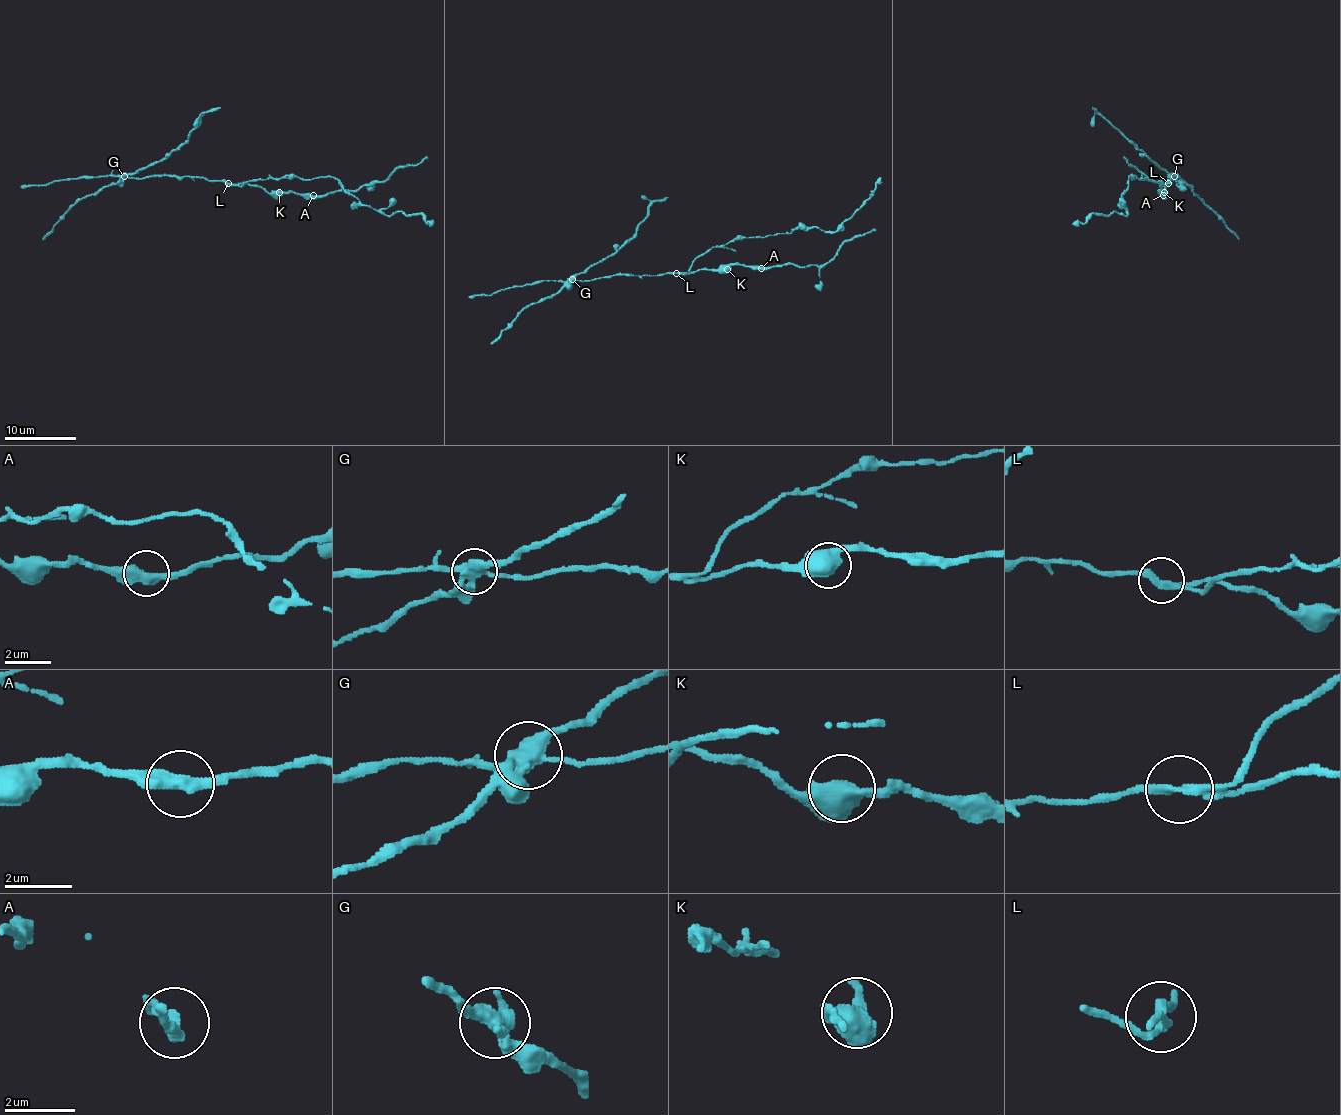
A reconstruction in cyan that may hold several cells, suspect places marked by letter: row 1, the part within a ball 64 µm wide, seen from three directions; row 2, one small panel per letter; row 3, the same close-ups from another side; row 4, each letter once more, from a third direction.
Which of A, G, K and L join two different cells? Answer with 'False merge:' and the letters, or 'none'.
False merge: G, L

